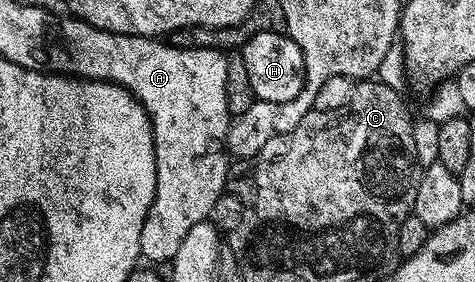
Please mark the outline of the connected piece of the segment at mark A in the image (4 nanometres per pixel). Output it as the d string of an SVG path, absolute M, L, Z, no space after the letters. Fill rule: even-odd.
M78 19L73 20L65 25L65 38L73 38L73 46L77 50L77 54L72 56L74 63L69 72L78 74L80 77L89 80L106 80L113 84L119 84L122 88L130 91L131 95L142 104L147 117L151 120L151 133L155 139L155 161L157 162L157 186L155 187L155 197L151 203L149 214L145 218L145 222L141 226L141 242L139 243L139 255L145 261L147 260L167 260L174 261L177 250L181 246L181 242L185 238L185 234L189 234L189 230L193 226L197 226L197 222L208 219L215 208L215 203L219 200L219 195L223 192L223 187L229 184L229 168L227 172L228 153L225 151L225 141L227 138L227 127L231 125L232 117L227 111L227 61L226 55L222 56L215 48L178 48L175 44L163 44L162 39L152 38L149 36L126 36L125 34L117 34L116 32L100 32L94 28L92 24L85 24Z

